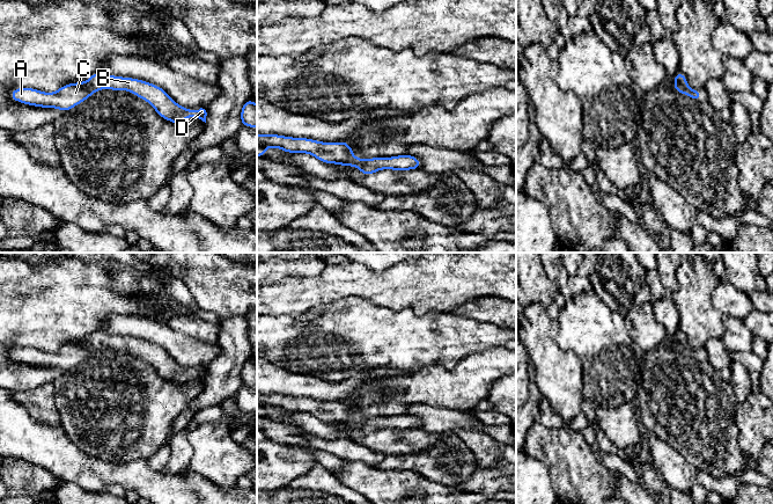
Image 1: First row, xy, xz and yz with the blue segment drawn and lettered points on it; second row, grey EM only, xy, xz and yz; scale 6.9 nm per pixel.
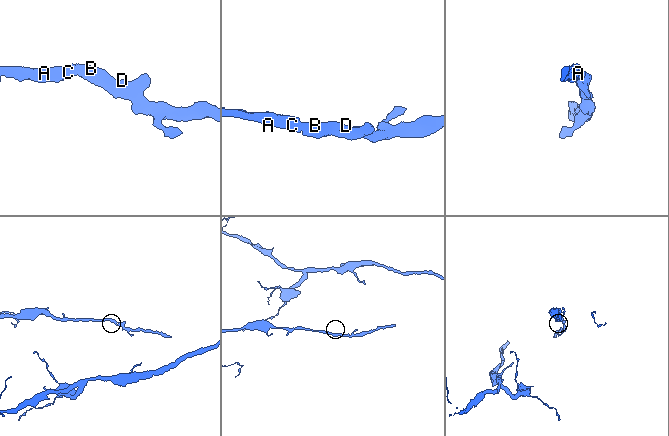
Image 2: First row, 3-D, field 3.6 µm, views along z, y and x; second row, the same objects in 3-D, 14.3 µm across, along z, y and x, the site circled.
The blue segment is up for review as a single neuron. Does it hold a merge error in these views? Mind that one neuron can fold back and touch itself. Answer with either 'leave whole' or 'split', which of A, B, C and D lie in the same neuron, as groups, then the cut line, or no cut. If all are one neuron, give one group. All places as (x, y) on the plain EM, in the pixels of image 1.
leave whole | A B C D | no cut

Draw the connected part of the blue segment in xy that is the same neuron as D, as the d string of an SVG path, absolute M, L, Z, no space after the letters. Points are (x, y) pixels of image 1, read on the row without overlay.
M97 331L88 341L61 345L56 352L44 352L34 348L16 348L10 352L13 360L41 367L57 367L68 371L100 349L127 350L147 360L160 377L182 385L186 377L196 377L206 382L205 368L191 370L177 364L161 346L133 337L109 335Z

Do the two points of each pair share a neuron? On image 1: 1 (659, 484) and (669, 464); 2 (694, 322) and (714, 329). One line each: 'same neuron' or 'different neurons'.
1: different neurons
2: same neuron

